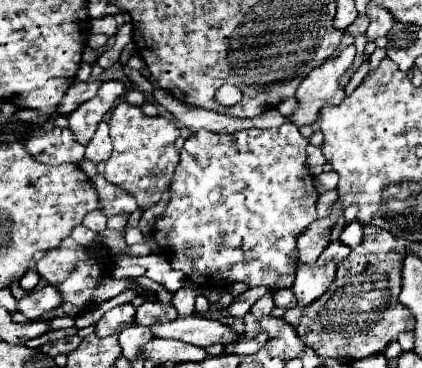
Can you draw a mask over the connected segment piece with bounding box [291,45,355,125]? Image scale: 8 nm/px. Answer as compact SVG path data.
M347 45L337 57L325 59L323 65L315 67L299 85L295 97L299 109L291 115L297 125L311 125L323 105L337 105L345 99L345 87L339 79L351 69L355 59L355 45Z

